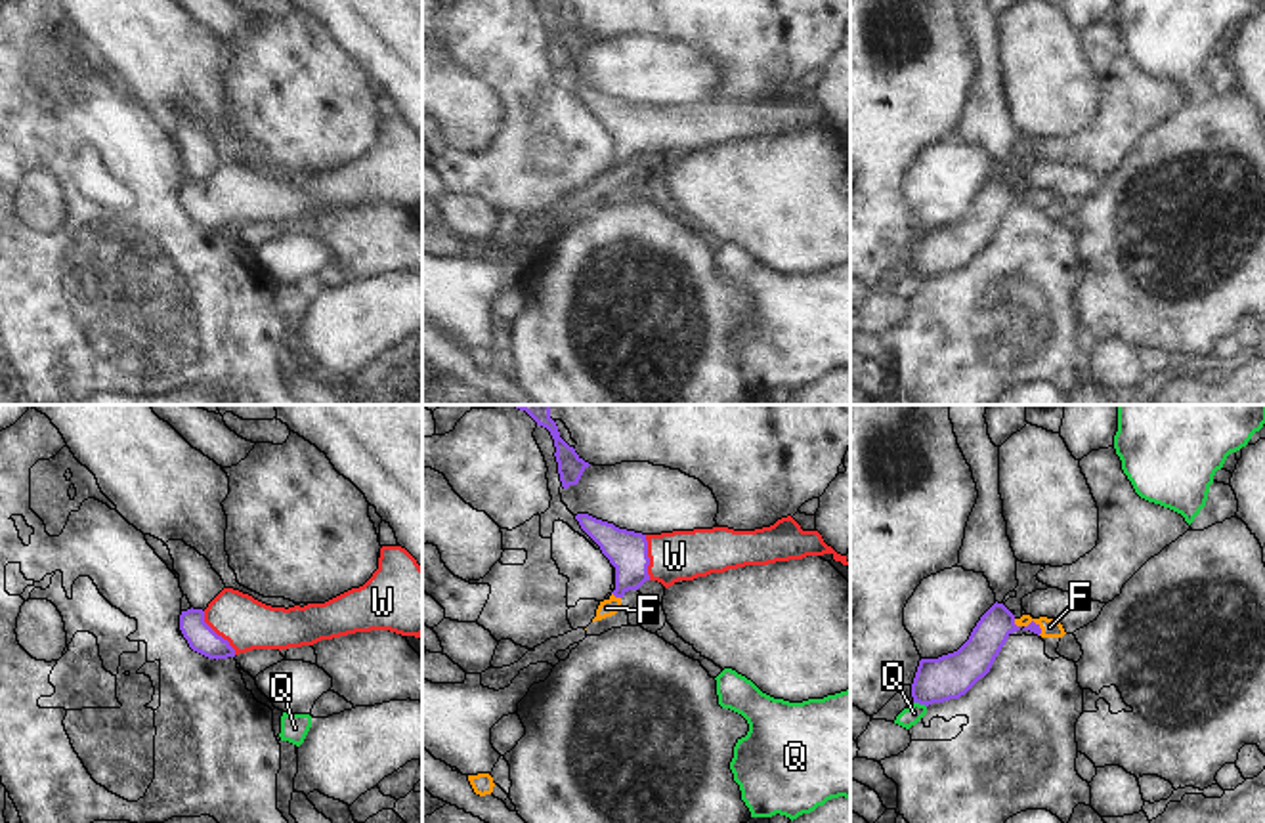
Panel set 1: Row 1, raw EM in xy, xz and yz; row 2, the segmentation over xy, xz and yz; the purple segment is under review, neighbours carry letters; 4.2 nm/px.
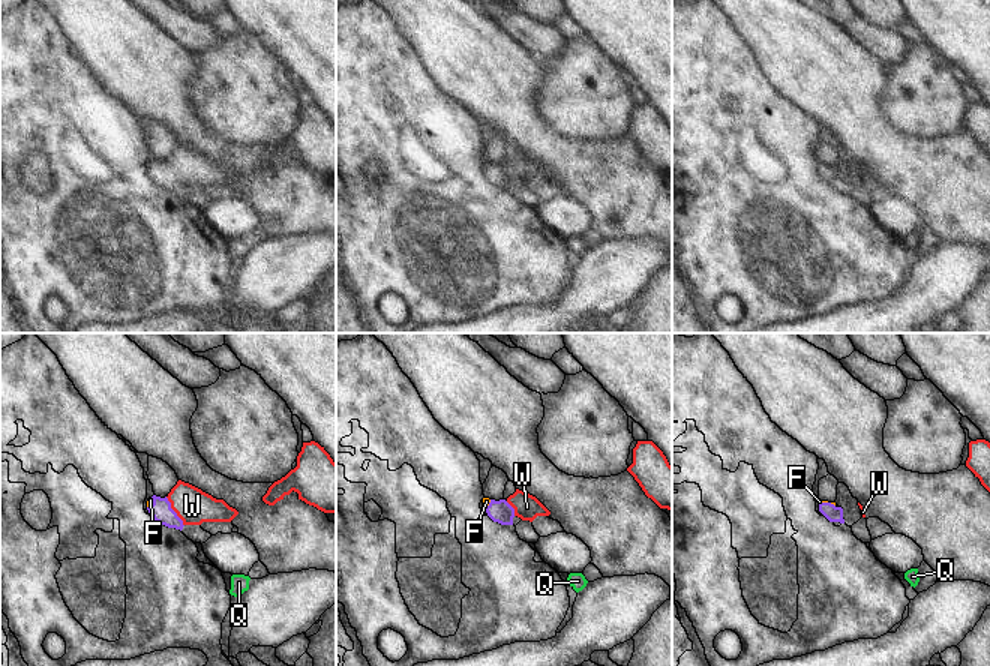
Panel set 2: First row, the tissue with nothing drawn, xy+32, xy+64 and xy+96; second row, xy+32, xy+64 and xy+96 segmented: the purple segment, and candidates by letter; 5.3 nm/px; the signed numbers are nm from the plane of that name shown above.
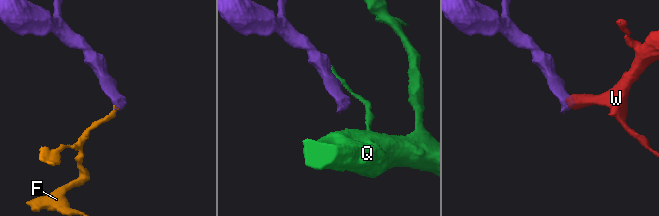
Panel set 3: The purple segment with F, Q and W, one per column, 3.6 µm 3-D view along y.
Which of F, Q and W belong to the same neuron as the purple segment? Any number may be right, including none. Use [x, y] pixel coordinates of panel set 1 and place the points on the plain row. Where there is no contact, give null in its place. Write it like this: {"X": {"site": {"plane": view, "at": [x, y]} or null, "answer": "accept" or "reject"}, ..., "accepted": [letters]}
{"F": {"site": {"plane": "yz", "at": [1013, 195]}, "answer": "accept"}, "Q": {"site": {"plane": "yz", "at": [920, 275]}, "answer": "reject"}, "W": {"site": {"plane": "xy", "at": [216, 207]}, "answer": "accept"}, "accepted": ["F", "W"]}

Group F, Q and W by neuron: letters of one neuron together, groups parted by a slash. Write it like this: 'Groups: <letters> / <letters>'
Groups: F W / Q

